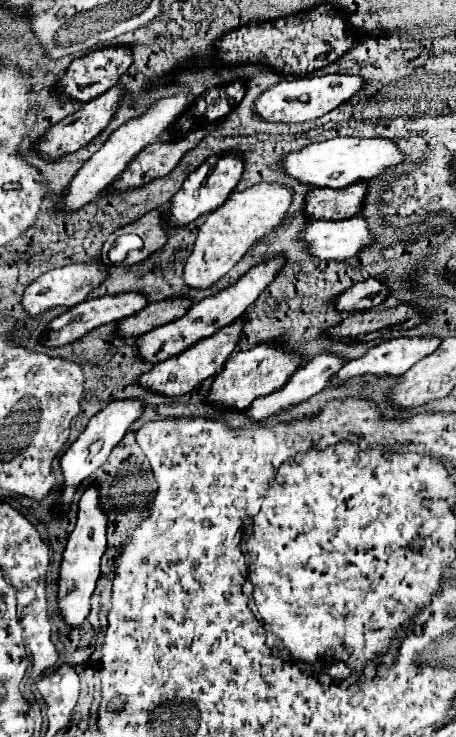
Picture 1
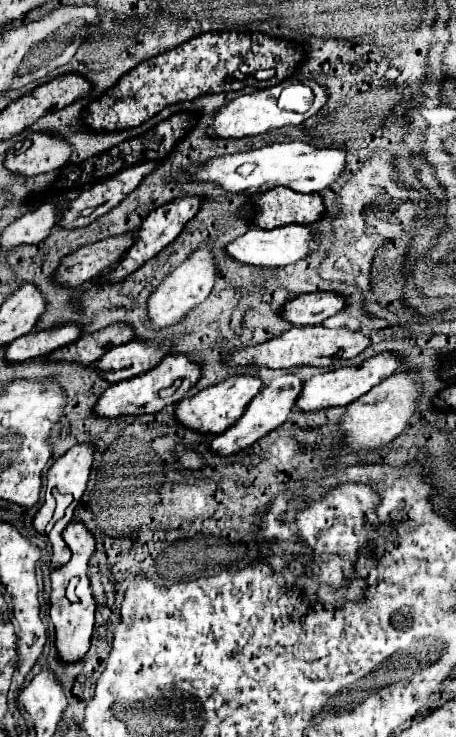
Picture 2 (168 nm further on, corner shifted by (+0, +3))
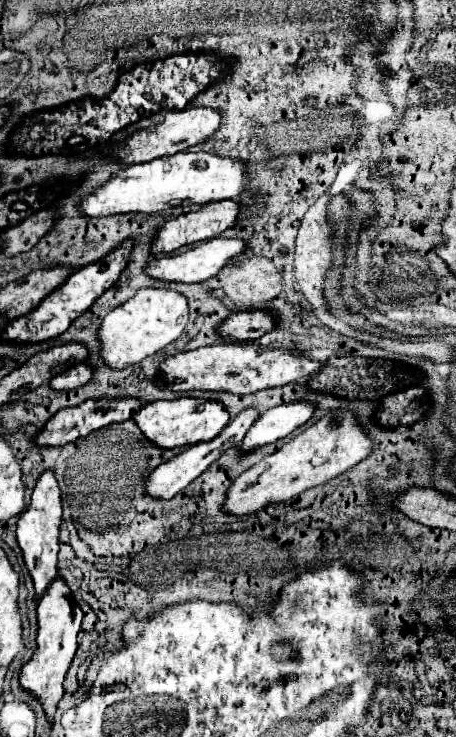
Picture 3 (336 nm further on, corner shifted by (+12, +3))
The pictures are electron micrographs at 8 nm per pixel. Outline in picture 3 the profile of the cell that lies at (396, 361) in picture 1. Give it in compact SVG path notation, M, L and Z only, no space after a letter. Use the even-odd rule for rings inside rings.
M294 400L284 402L260 416L256 424L248 430L248 436L242 442L244 450L252 450L270 442L276 442L288 434L292 434L296 428L304 426L312 414L316 412L316 404L308 400Z

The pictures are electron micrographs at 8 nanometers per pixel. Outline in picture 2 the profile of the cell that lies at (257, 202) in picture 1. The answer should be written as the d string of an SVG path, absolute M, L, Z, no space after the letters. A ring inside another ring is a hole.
M202 244L182 266L178 266L152 292L152 296L146 302L146 326L152 330L162 330L162 328L180 324L192 308L196 308L198 304L202 304L208 298L208 294L212 292L212 286L214 286L214 278L216 278L216 268L214 268L214 258L212 258L210 246Z

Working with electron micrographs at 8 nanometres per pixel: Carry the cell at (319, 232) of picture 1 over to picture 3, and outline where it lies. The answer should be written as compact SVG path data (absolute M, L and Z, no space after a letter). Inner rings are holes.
M210 238L196 248L174 258L166 256L160 262L148 266L148 274L160 280L176 282L204 282L214 278L232 258L248 250L248 242L240 238Z

